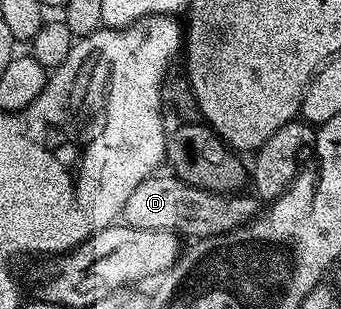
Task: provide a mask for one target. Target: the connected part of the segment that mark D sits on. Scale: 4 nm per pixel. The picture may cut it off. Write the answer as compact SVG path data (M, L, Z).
M157 173L130 193L122 217L125 224L140 230L168 230L189 239L220 236L248 223L261 212L259 199L244 194L206 191L190 186L170 173Z

